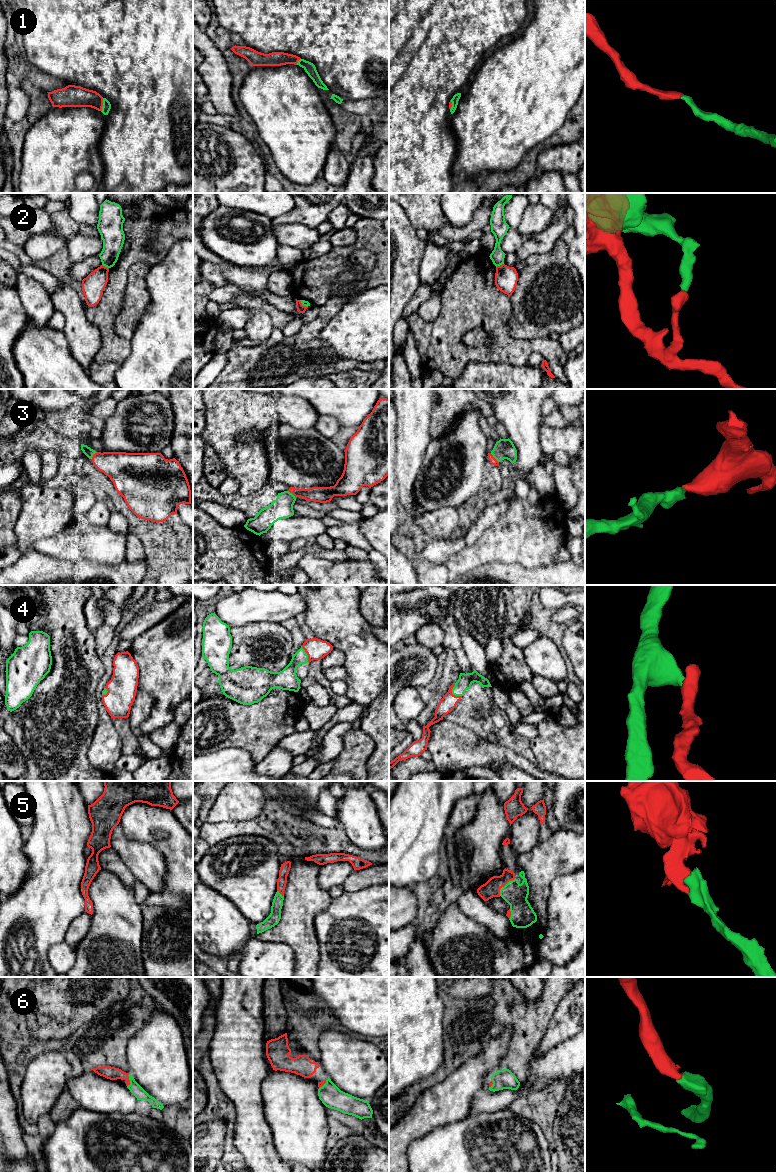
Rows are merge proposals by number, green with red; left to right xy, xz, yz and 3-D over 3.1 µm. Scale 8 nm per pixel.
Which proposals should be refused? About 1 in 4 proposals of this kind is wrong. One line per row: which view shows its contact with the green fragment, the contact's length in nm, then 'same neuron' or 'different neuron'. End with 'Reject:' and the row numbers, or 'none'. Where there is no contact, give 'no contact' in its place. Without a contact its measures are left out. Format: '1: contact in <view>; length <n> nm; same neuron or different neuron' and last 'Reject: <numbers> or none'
1: contact in xy; length 110 nm; same neuron
2: contact in yz; length 70 nm; different neuron
3: contact in yz; length 100 nm; same neuron
4: contact in yz; length 120 nm; same neuron
5: contact in yz; length 190 nm; same neuron
6: contact in xy; length 110 nm; same neuron
Reject: 2

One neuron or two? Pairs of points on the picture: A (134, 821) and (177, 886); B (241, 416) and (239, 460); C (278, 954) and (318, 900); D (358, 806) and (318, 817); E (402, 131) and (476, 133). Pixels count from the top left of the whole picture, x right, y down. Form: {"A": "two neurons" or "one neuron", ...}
{"A": "one neuron", "B": "one neuron", "C": "two neurons", "D": "two neurons", "E": "two neurons"}

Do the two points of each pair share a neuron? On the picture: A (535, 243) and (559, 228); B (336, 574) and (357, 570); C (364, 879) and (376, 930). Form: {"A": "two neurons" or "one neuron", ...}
{"A": "one neuron", "B": "one neuron", "C": "two neurons"}

